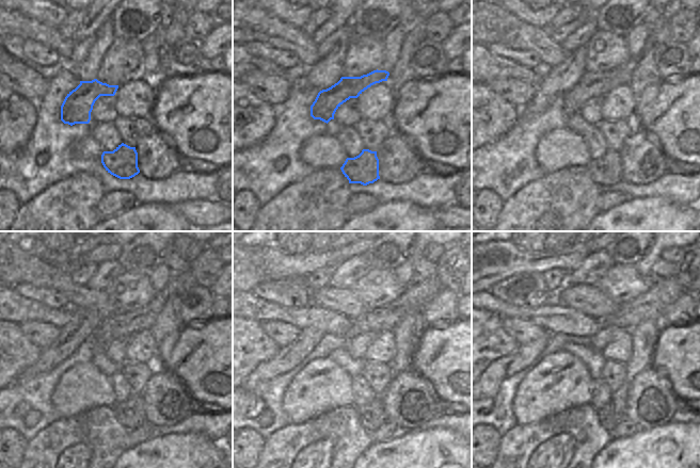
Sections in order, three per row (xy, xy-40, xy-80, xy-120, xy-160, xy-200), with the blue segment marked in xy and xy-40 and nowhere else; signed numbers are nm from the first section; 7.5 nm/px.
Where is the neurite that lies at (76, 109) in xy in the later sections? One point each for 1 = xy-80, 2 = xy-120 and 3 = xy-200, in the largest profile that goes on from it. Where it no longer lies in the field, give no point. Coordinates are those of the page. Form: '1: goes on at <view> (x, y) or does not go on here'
1: goes on at xy-80 (592, 84)
2: goes on at xy-120 (116, 325)
3: goes on at xy-200 (651, 305)

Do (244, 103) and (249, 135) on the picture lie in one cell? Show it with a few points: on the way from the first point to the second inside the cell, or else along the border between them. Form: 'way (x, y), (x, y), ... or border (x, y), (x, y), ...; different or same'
way (243, 111), (249, 117), (249, 128); same

